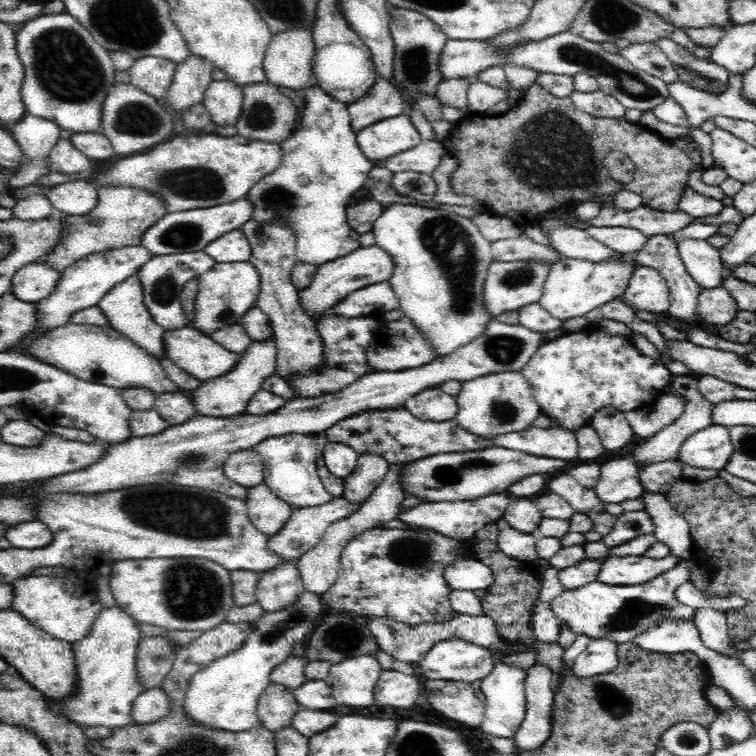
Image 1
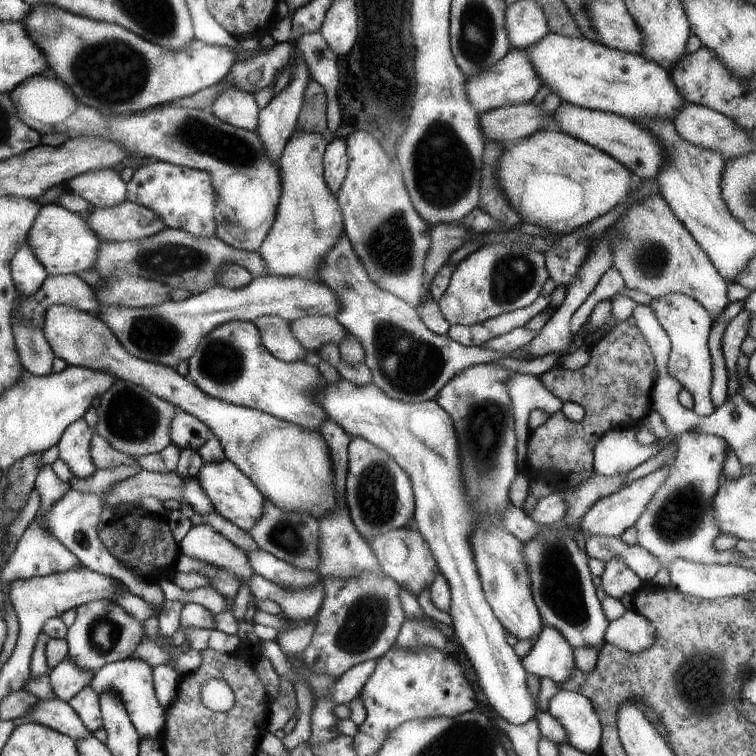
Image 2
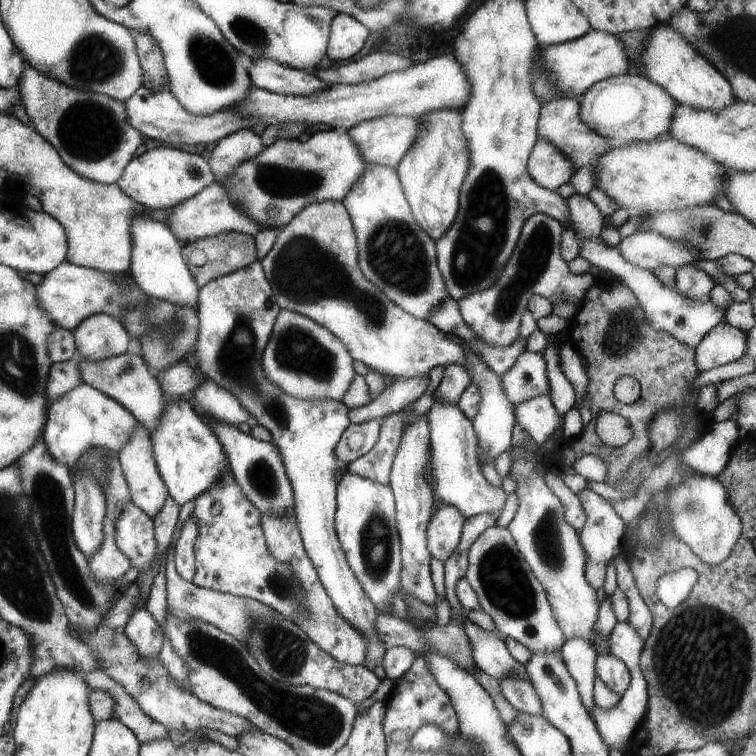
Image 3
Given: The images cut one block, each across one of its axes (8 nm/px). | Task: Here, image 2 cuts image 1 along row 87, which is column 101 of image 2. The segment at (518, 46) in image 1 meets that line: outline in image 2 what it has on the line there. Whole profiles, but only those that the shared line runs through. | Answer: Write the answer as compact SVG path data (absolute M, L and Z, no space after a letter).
M107 599L91 600L74 608L75 620L66 627L65 646L66 657L83 670L99 670L104 664L123 660L131 656L137 644L143 640L143 622L135 622L135 618L117 608Z

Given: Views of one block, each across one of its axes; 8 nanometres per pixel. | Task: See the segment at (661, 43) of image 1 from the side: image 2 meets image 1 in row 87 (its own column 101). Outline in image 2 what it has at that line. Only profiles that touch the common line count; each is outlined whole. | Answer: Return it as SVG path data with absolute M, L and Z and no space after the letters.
M85 685L67 701L73 712L79 716L79 720L83 722L83 726L87 728L87 732L93 733L97 728L102 727L102 716L98 700L97 692L91 690L89 685Z

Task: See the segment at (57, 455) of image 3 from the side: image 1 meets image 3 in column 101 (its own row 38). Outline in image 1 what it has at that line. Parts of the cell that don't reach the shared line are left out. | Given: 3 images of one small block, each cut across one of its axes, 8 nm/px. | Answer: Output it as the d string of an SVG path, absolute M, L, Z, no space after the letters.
M389 7L389 15L390 32L396 43L391 84L397 90L404 108L408 110L412 106L417 106L418 100L424 96L438 98L436 88L443 81L440 56L449 38L433 20L415 10Z

